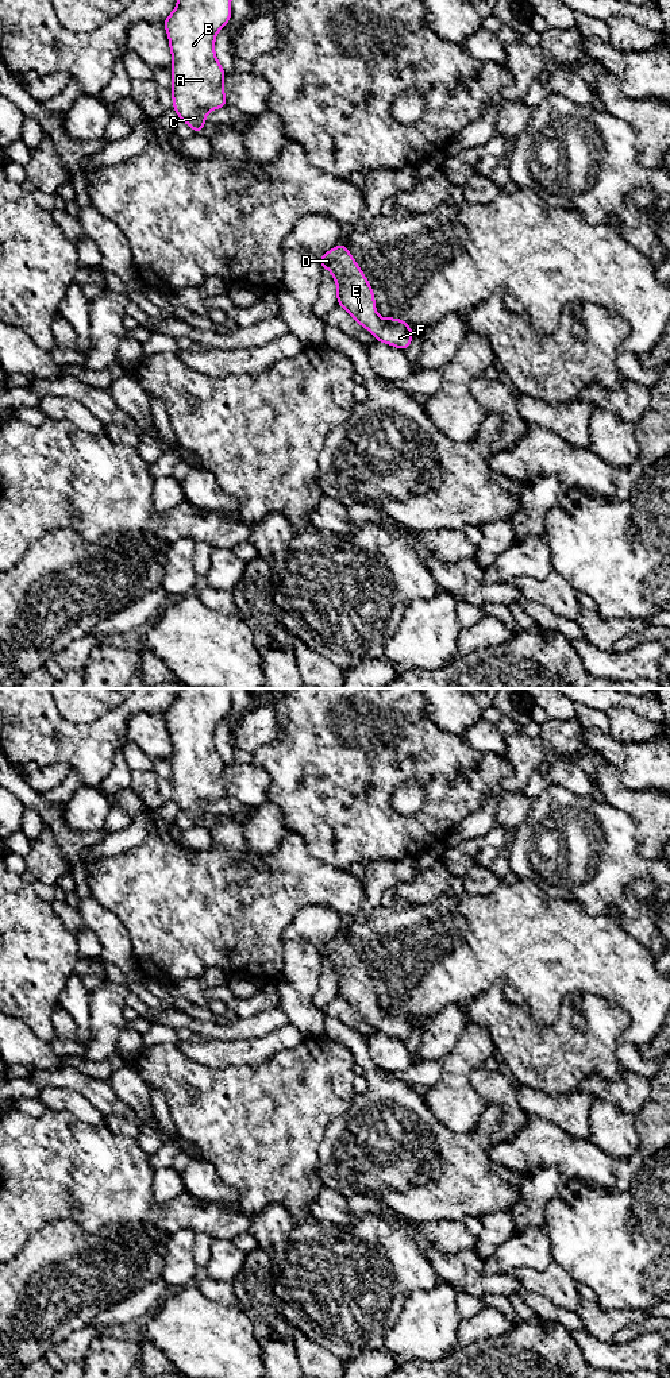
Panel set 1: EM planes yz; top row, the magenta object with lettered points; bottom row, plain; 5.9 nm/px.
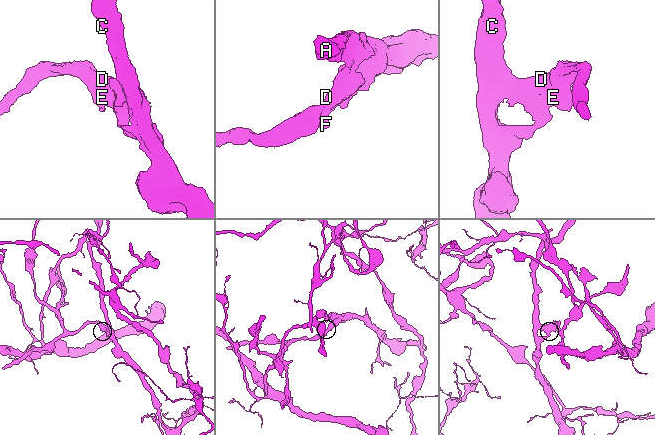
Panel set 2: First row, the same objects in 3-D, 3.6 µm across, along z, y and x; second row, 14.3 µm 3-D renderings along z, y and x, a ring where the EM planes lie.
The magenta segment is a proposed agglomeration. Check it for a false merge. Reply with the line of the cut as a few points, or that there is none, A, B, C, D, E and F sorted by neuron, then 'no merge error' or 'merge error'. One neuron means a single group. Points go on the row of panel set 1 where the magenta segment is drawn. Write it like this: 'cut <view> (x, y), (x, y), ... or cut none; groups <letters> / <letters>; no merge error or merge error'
cut none; groups A B C D E F; no merge error

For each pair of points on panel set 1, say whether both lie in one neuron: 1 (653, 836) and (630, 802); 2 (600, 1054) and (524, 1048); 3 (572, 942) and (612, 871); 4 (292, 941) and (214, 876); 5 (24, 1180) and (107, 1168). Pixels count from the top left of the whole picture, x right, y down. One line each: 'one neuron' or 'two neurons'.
1: one neuron
2: one neuron
3: two neurons
4: two neurons
5: one neuron

